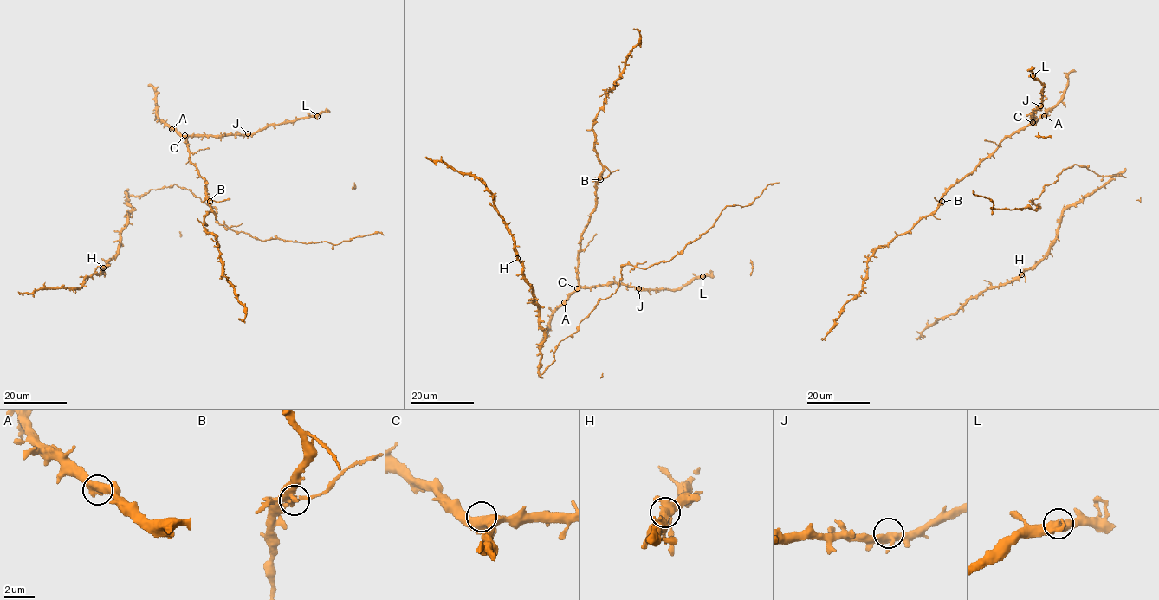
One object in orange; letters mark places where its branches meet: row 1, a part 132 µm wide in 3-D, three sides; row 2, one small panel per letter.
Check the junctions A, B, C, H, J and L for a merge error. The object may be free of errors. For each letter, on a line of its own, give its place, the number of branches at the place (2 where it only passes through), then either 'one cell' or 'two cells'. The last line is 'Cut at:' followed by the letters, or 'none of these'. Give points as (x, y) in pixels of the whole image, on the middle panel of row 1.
A: (564, 302) | 3 | one cell
B: (600, 179) | 4 | one cell
C: (577, 288) | 3 | one cell
H: (517, 258) | 4 | one cell
J: (638, 288) | 3 | one cell
L: (702, 276) | 3 | one cell
Cut at: none of these

